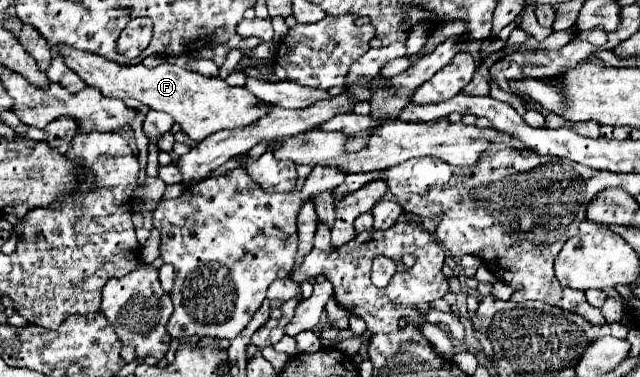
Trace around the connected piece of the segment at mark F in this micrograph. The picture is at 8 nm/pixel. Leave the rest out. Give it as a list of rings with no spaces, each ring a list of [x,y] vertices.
[[[60,46],[60,56],[66,66],[76,72],[88,86],[96,86],[108,98],[134,98],[152,110],[168,112],[190,140],[200,142],[218,130],[232,130],[254,124],[258,118],[272,110],[270,104],[256,106],[256,98],[248,88],[228,86],[222,78],[206,78],[176,64],[162,62],[156,68],[142,68],[142,64],[118,64],[94,52],[84,52],[72,46]]]

